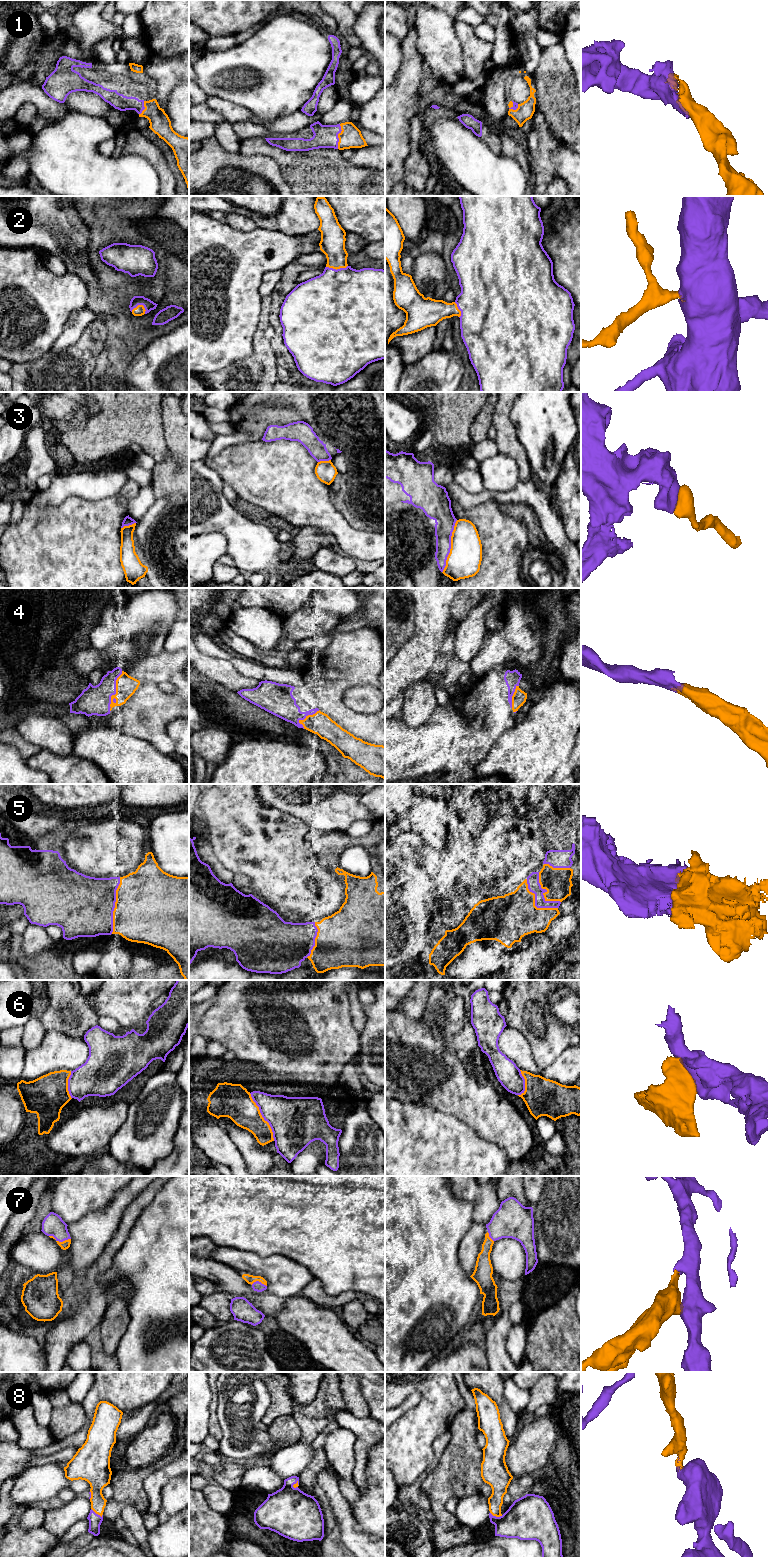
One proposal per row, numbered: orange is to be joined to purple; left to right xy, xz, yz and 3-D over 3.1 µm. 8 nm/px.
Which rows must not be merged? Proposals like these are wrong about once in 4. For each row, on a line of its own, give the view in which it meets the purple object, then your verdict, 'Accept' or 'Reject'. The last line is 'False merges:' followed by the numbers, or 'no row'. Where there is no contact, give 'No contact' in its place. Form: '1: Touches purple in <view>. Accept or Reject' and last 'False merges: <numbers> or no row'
1: Touches purple in xz. Accept
2: Touches purple in xz. Accept
3: Touches purple in yz. Reject
4: Touches purple in xy. Accept
5: Touches purple in xy. Accept
6: Touches purple in xz. Reject
7: Touches purple in xy. Accept
8: Touches purple in xy. Accept
False merges: 3, 6

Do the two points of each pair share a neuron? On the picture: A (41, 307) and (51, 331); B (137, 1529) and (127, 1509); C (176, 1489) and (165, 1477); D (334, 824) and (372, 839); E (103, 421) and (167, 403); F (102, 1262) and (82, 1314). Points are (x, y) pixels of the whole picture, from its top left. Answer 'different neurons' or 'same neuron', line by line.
A: same neuron
B: same neuron
C: different neurons
D: different neurons
E: different neurons
F: same neuron

